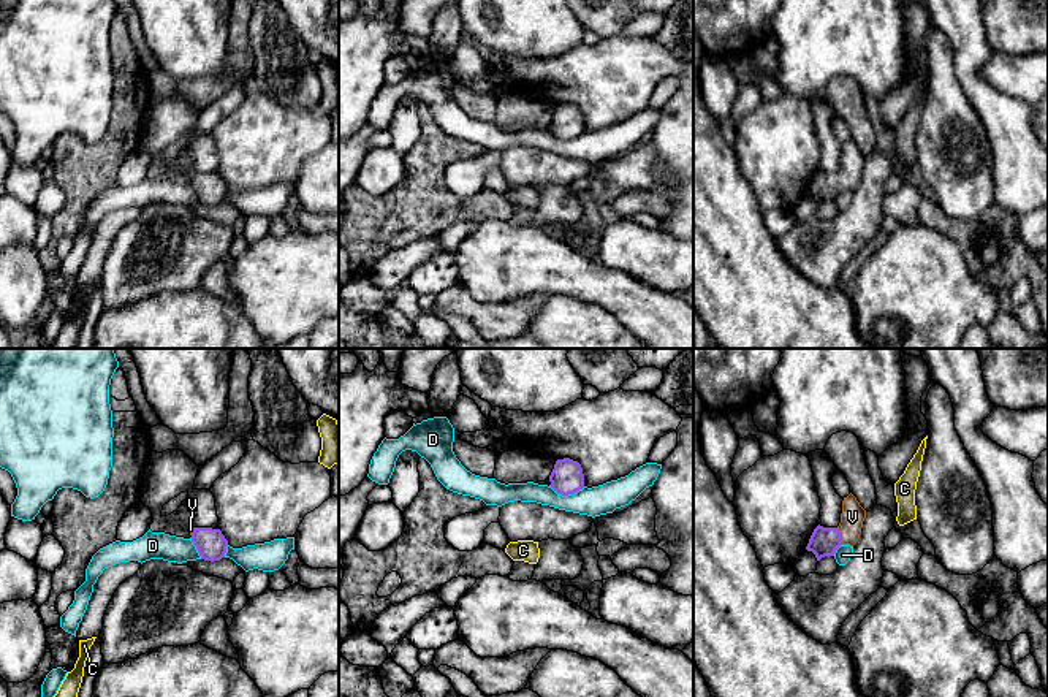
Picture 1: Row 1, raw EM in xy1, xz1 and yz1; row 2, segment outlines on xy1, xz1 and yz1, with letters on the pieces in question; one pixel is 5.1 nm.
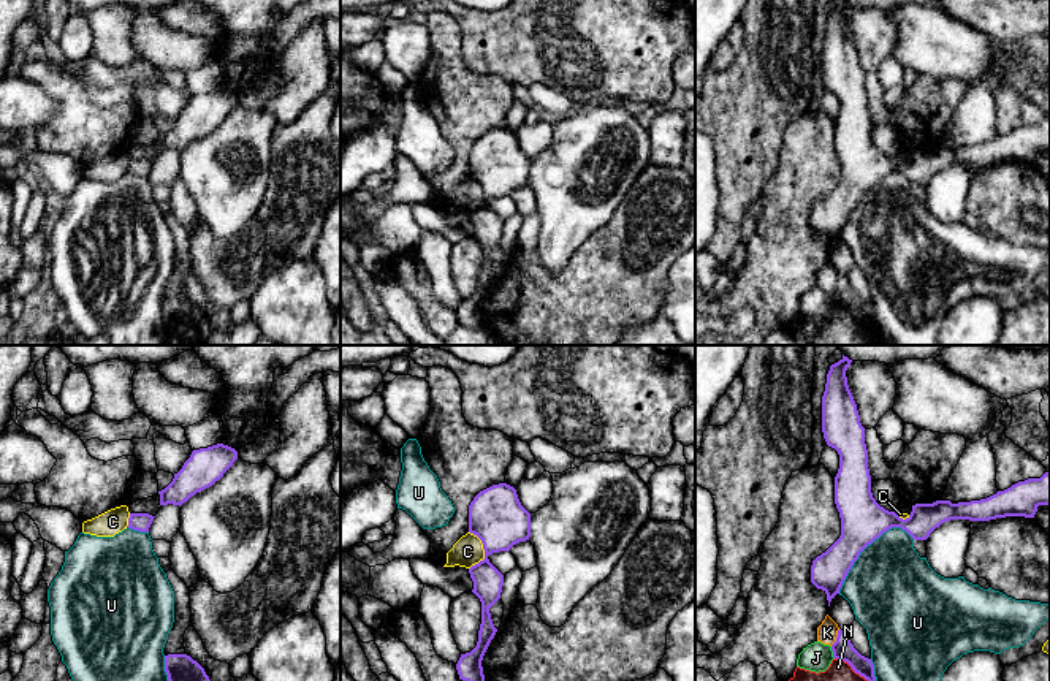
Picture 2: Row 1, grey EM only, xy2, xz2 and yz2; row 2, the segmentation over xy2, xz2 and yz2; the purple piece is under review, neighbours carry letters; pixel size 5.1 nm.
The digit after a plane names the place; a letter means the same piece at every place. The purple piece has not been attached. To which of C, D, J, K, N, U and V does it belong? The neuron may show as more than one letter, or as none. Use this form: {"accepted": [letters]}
{"accepted": ["V"]}

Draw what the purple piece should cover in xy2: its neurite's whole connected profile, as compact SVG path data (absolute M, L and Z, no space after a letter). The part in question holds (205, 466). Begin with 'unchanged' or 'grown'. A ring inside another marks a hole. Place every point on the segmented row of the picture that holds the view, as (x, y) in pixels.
unchanged; M223 443L193 450L182 469L174 474L173 481L158 491L160 505L181 507L192 496L220 480L236 459L238 451Z

